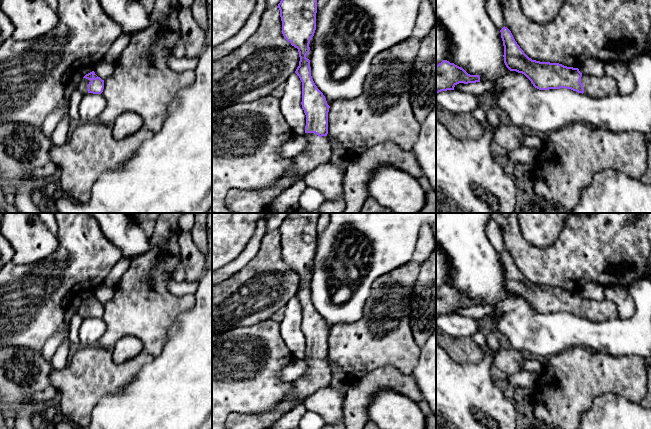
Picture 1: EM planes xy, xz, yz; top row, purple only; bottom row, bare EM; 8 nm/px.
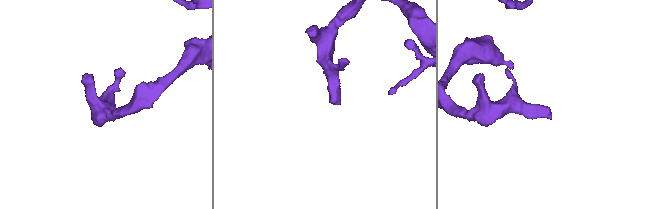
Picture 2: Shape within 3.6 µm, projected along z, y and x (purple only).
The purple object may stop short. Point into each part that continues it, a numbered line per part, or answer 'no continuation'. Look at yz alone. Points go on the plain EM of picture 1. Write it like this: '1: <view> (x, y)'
1: yz (596, 311)

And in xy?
1: xy (82, 310)

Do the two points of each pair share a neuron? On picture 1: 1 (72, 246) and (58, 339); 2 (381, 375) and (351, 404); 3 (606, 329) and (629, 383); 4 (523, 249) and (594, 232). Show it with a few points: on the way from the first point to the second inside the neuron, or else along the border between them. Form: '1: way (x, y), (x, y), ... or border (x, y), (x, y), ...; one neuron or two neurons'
1: border (68, 307), (63, 325), (44, 346); two neurons
2: way (374, 381), (358, 397); one neuron
3: border (594, 350), (613, 355), (638, 355), (640, 357); two neurons
4: way (541, 254), (572, 254), (576, 250); one neuron

